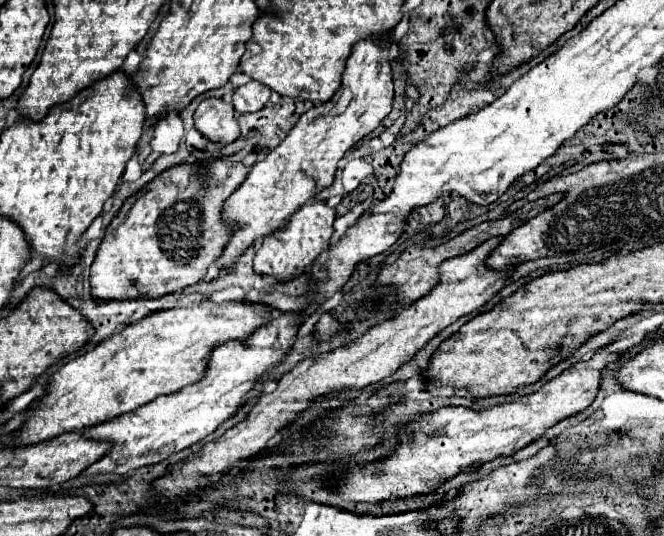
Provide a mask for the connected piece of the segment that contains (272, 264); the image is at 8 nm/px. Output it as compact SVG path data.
M326 203L300 207L290 219L290 223L286 225L286 229L280 231L280 237L270 235L268 239L264 239L262 247L254 257L254 271L258 275L274 277L278 283L286 283L286 281L292 281L294 277L300 277L302 273L306 273L306 267L312 265L314 259L330 245L330 239L334 233L334 227L332 227L334 219L336 219L336 213Z

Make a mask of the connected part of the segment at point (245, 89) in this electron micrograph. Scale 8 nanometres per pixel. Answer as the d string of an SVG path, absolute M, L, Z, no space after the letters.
M250 81L248 85L242 85L240 89L234 91L234 109L238 113L256 113L262 107L268 105L270 101L270 87L258 83L258 81Z

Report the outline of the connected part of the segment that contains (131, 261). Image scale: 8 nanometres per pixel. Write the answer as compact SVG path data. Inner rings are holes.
M210 159L210 161L200 161L198 165L196 163L182 163L182 165L176 165L164 173L160 173L154 181L150 181L142 191L136 193L136 203L130 207L124 223L122 223L122 215L116 217L108 229L106 229L106 235L100 243L100 249L98 249L98 255L92 263L92 273L90 273L90 287L92 287L92 299L94 301L124 301L124 299L156 299L156 297L164 297L164 295L170 295L170 293L176 293L176 291L182 291L184 287L188 285L194 285L198 281L202 281L206 277L206 271L210 267L212 261L216 261L222 251L224 251L224 245L226 241L230 239L232 235L232 229L226 227L228 223L222 221L222 205L224 201L240 187L240 183L246 179L248 175L248 167L244 167L242 163L234 163L234 161L220 161L220 159Z

